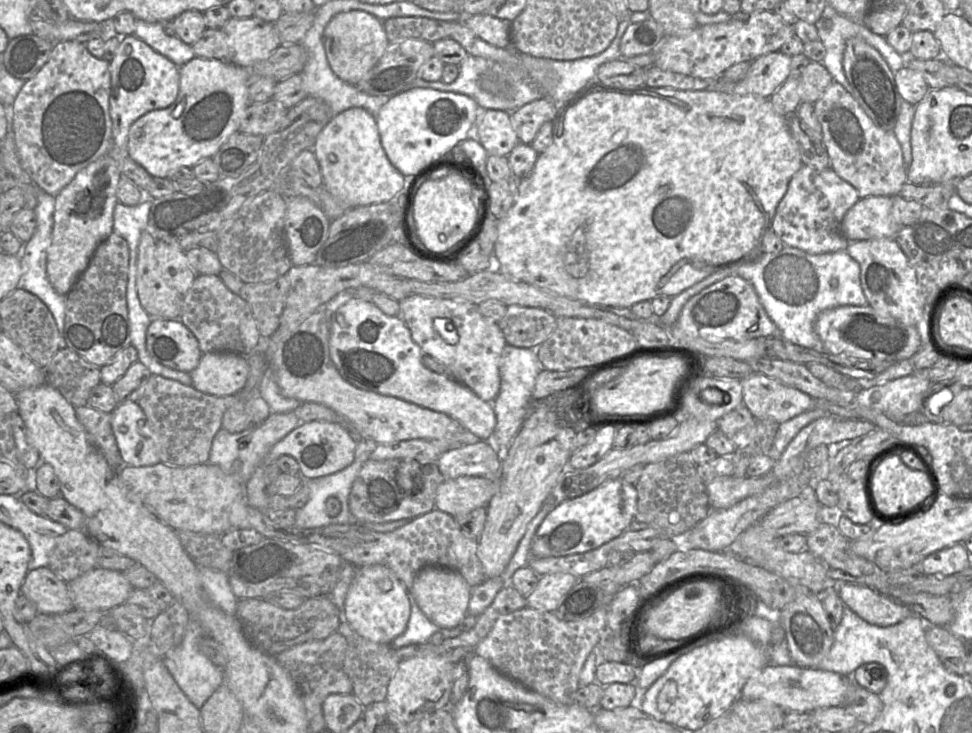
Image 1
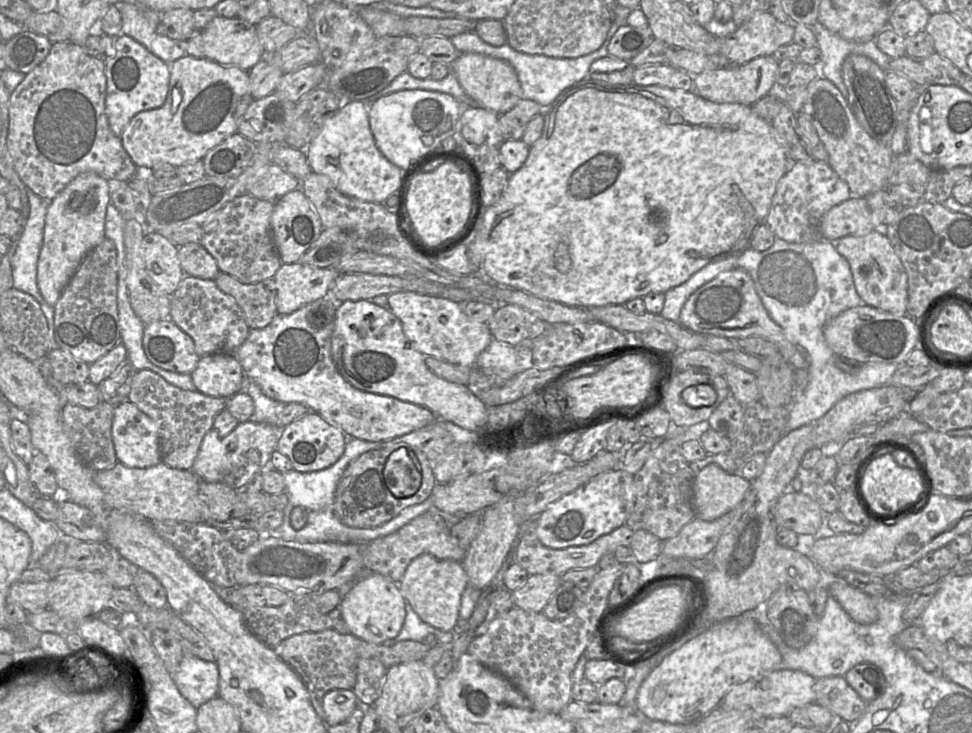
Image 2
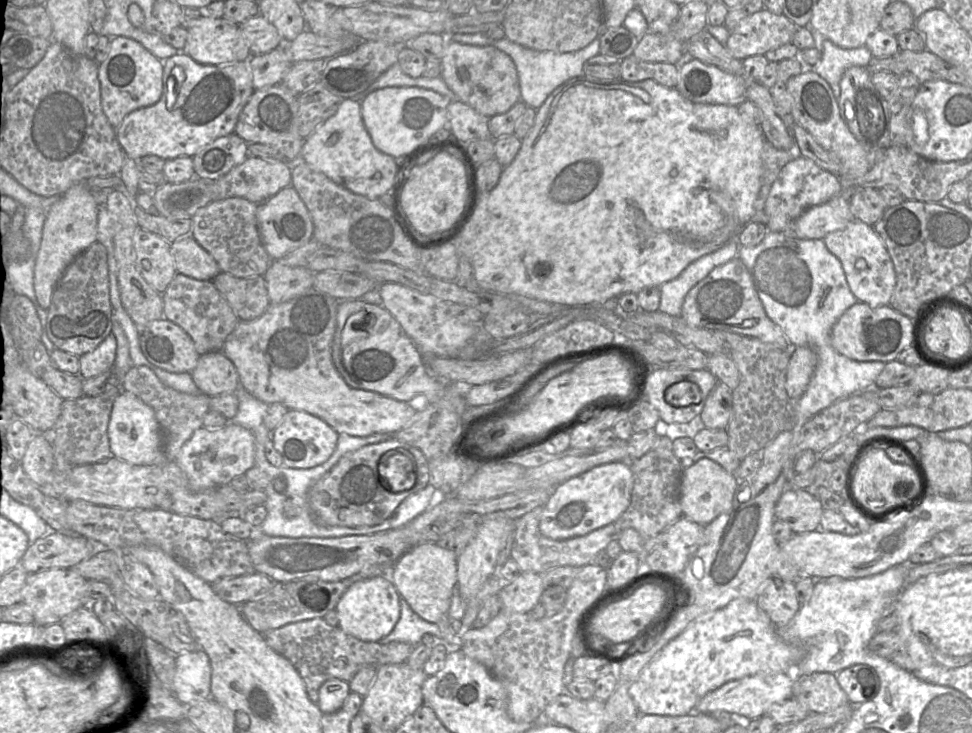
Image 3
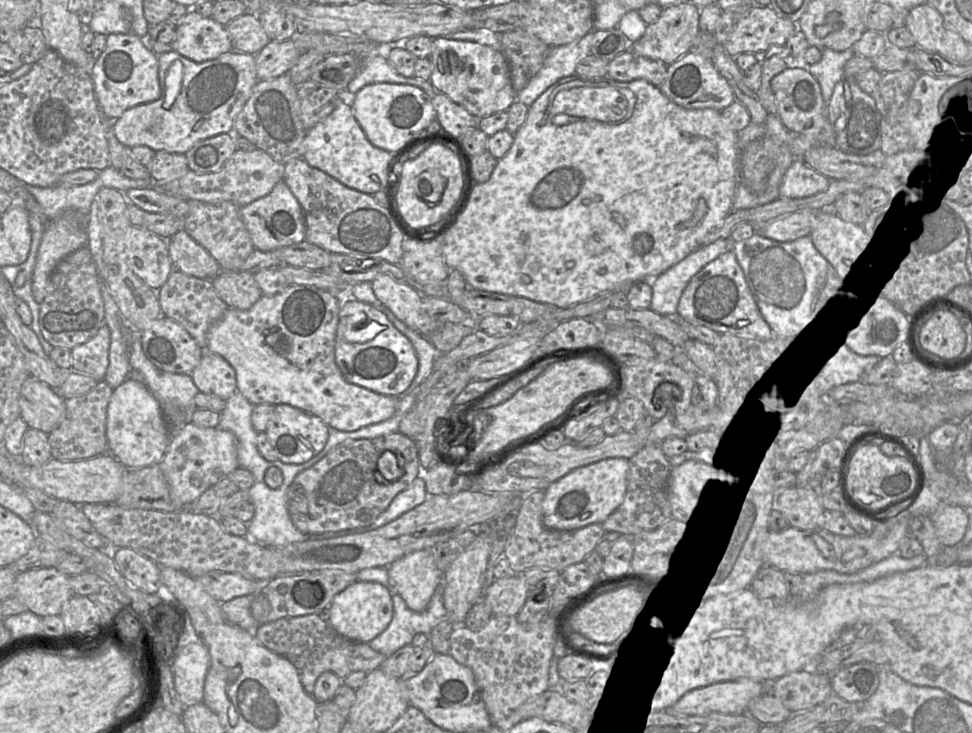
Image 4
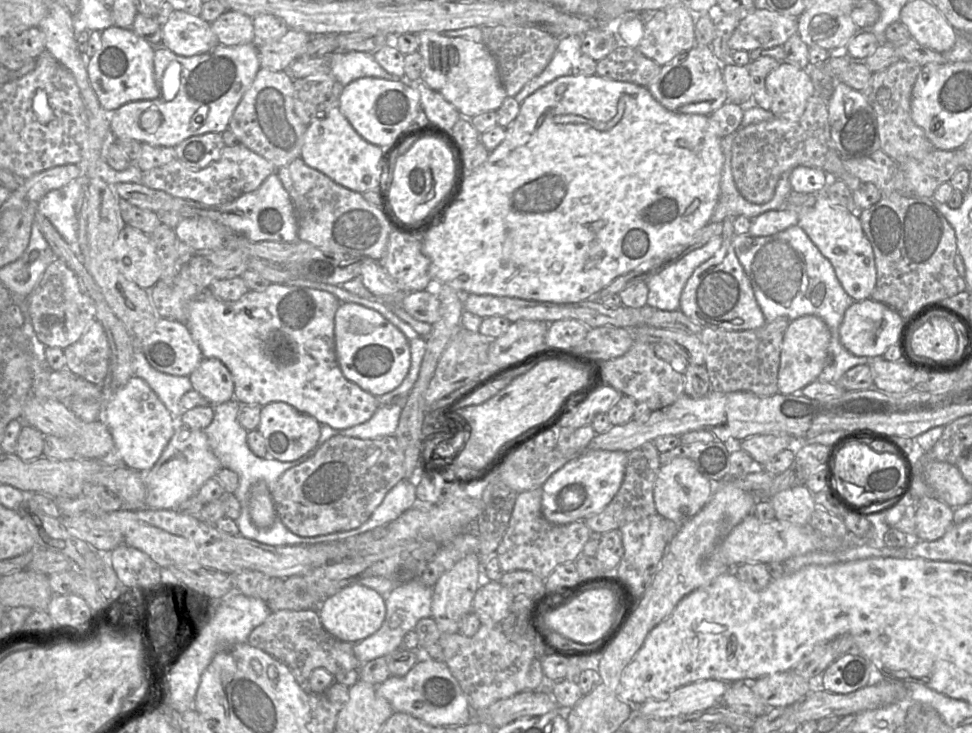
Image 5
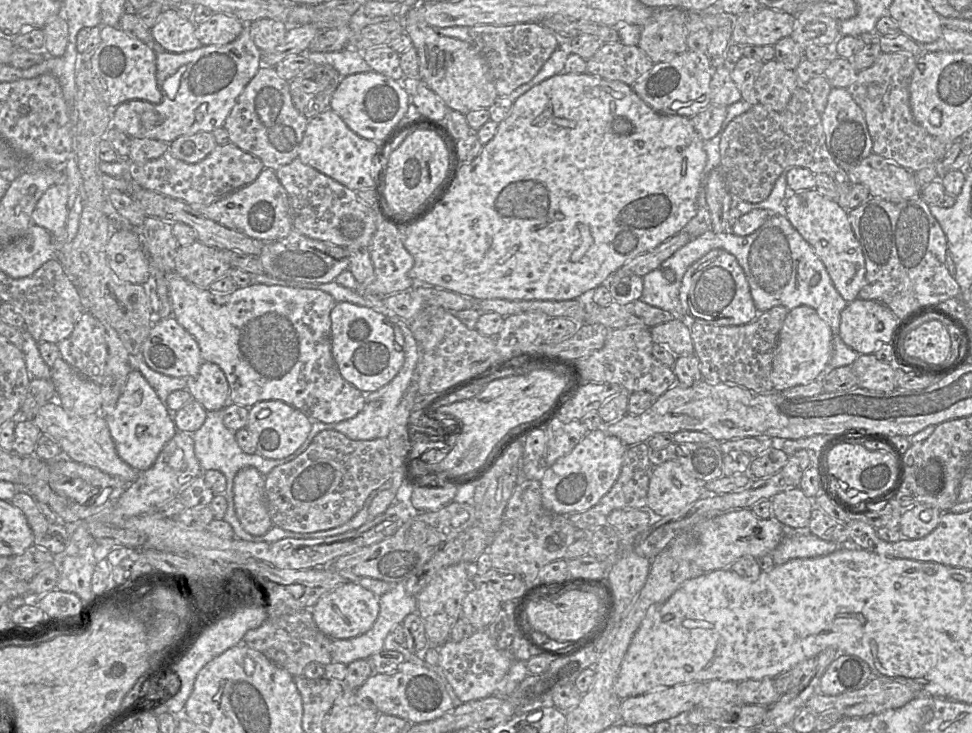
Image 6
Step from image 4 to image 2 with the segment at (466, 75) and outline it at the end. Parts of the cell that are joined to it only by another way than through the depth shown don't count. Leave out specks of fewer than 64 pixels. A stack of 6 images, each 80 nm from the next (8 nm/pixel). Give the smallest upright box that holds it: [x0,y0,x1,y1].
[445,53,523,115]

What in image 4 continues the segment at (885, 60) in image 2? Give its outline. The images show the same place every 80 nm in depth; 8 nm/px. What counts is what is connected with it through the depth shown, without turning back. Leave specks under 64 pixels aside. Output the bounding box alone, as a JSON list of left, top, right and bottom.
[808,48,855,102]

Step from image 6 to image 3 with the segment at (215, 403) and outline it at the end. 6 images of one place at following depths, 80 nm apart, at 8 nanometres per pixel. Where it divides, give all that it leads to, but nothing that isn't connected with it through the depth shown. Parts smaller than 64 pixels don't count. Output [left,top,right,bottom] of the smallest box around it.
[191,351,240,397]

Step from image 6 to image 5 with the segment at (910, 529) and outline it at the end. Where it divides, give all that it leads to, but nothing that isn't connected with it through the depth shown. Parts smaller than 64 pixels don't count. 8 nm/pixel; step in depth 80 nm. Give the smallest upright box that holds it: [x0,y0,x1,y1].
[915,497,954,541]

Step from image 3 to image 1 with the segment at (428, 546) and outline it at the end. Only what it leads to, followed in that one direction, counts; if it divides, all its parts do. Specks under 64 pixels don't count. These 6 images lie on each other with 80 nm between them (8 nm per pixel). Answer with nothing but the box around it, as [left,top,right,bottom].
[410,566,471,628]

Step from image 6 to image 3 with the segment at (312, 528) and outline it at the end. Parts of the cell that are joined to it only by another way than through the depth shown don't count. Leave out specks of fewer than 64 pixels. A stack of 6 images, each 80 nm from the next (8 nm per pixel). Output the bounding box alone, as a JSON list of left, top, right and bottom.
[309,439,429,527]

